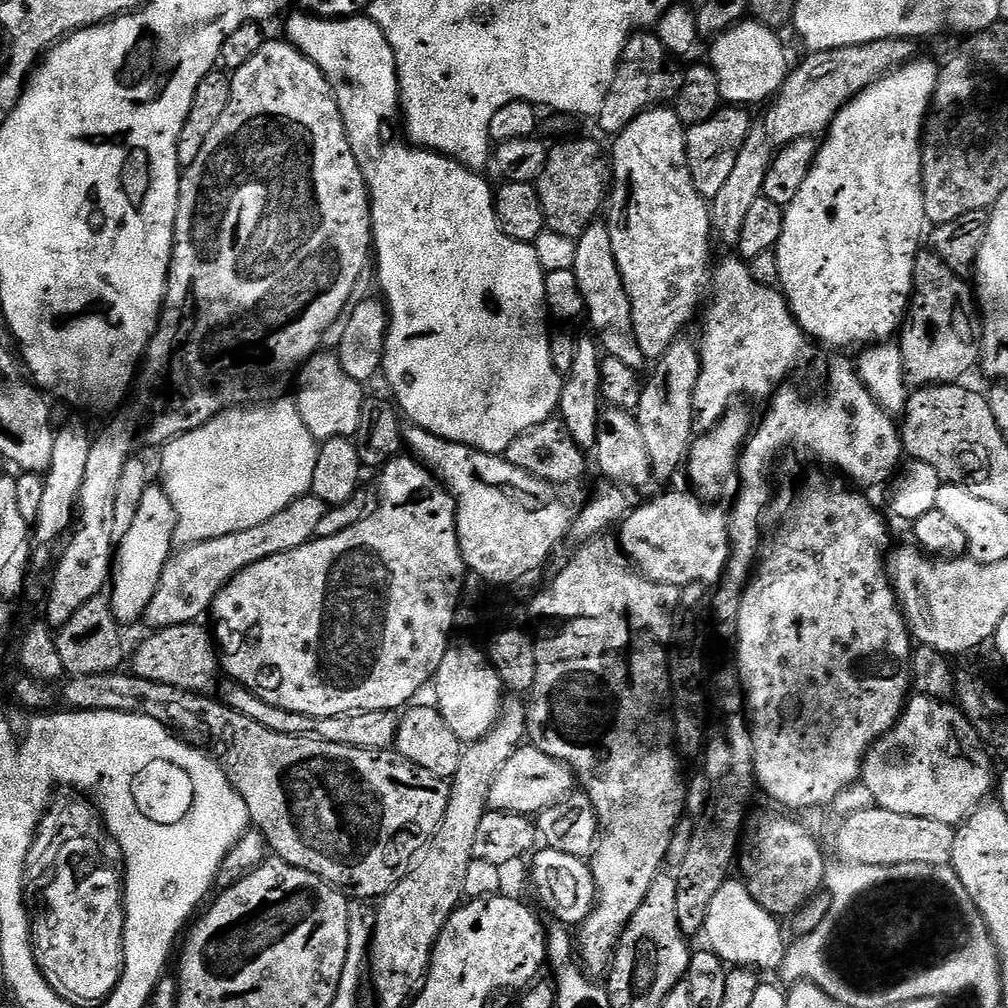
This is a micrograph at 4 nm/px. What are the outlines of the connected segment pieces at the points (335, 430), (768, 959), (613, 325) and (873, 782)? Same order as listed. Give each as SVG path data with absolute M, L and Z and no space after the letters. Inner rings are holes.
M327 350L317 352L300 369L295 384L294 401L298 413L315 440L323 442L330 438L355 437L366 399L365 385L346 374L339 355L332 353L331 356Z
M730 878L710 902L703 933L708 938L709 949L718 954L720 960L727 965L751 967L759 971L779 971L783 967L788 949L780 924L777 917L764 910L752 898L743 881Z
M607 223L591 224L579 240L575 241L577 254L571 268L574 278L578 278L578 290L582 290L586 320L592 323L595 339L607 355L626 362L626 366L637 370L645 367L646 361L634 334L634 318L630 310L630 298L624 289L622 274L614 258L614 245L611 242Z
M916 694L905 704L900 721L864 755L862 783L868 787L870 794L874 794L879 807L894 810L894 814L934 818L934 822L959 826L968 819L973 808L979 808L985 803L991 797L988 796L991 792L993 795L993 761L990 756L988 761L987 755L989 756L989 753L982 747L982 741L974 726L955 703Z

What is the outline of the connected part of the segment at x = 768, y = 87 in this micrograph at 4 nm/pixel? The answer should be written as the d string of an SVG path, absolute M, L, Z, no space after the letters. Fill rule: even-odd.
M748 18L711 41L710 67L716 72L720 98L725 105L753 106L763 100L771 101L780 91L788 77L790 63L783 42L776 36L779 35L773 29Z

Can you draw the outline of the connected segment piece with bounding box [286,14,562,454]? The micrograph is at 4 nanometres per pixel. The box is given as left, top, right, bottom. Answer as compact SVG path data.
M300 14L304 16L292 16L288 20L287 39L292 43L299 52L306 58L310 58L310 62L314 62L314 66L318 66L324 71L324 76L330 82L334 98L338 102L338 110L342 114L342 122L344 129L348 135L350 142L350 150L354 150L354 158L358 162L358 166L364 175L364 181L368 187L368 198L372 201L372 242L374 245L374 276L378 281L378 288L382 293L382 299L388 309L388 337L386 338L386 346L384 347L384 366L382 369L383 379L388 379L388 384L392 387L391 395L394 397L395 403L398 405L399 411L405 417L408 416L413 425L418 428L425 428L428 432L433 432L435 436L440 436L444 440L453 440L459 444L465 444L471 448L477 448L480 452L494 452L503 454L510 446L510 442L514 442L514 438L518 438L518 434L522 434L526 430L530 430L534 426L538 426L542 422L553 419L557 415L560 406L560 386L562 383L562 373L554 366L554 362L550 358L550 327L548 328L548 320L550 321L550 313L548 311L548 303L546 302L546 282L544 281L546 271L540 265L538 254L532 244L524 244L520 240L510 238L504 233L500 227L500 219L496 216L496 197L494 195L493 185L488 185L486 181L480 177L479 171L467 168L466 165L460 164L456 160L452 160L449 156L443 156L441 152L434 152L427 148L413 146L402 135L402 112L400 107L400 83L398 82L398 74L396 73L396 59L394 58L394 50L390 46L390 42L386 42L386 34L382 34L380 29L373 20L367 15L349 16L347 18L325 18L322 16L313 16L311 14Z

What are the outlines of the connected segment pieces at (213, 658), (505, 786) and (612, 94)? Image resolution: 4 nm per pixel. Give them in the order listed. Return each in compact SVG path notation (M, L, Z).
M193 622L179 624L169 628L157 628L136 648L136 653L131 653L130 671L138 678L146 678L150 682L162 682L166 686L178 686L187 692L201 694L209 691L208 687L215 685L218 680L216 671L222 668L218 659L218 649L214 643L211 631L203 628L203 623Z
M522 746L508 759L506 766L498 770L494 786L490 786L488 807L494 812L513 812L532 818L572 795L573 791L574 773L567 764L550 758L550 754L542 754L542 750Z
M655 31L633 32L622 50L612 85L606 94L606 102L598 117L601 130L609 134L621 132L646 109L675 101L684 85L685 69L680 68L680 64L681 61L662 44Z

